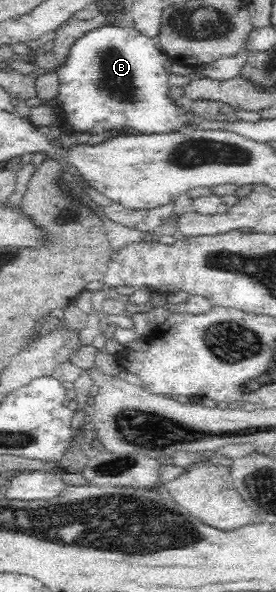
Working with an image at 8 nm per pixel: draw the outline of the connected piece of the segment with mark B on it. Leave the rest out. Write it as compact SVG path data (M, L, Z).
M115 23L90 30L70 50L70 56L58 69L61 102L59 118L65 131L87 132L90 135L117 131L116 134L164 134L178 131L192 124L192 114L178 106L169 96L169 74L162 64L169 60L156 39L148 38L136 28L120 28Z

